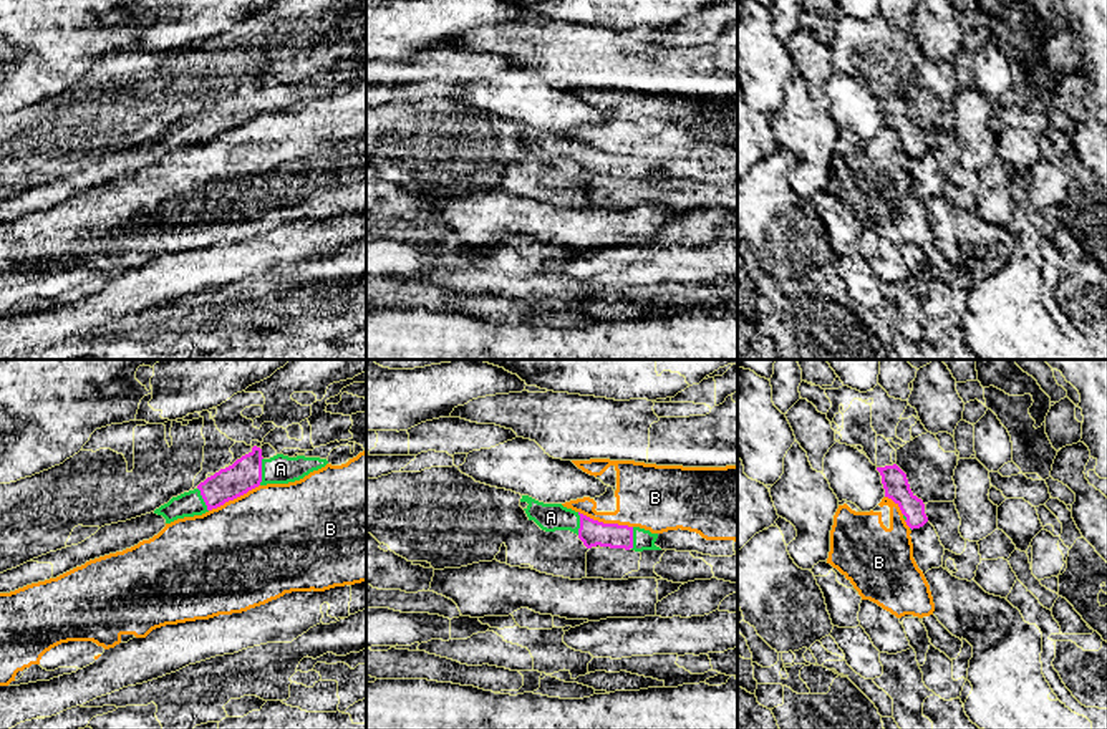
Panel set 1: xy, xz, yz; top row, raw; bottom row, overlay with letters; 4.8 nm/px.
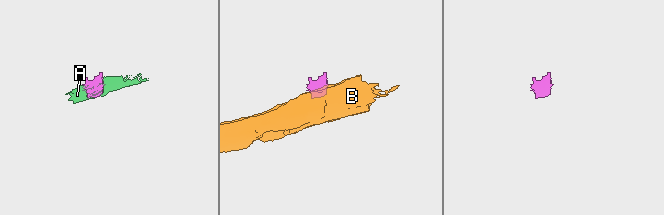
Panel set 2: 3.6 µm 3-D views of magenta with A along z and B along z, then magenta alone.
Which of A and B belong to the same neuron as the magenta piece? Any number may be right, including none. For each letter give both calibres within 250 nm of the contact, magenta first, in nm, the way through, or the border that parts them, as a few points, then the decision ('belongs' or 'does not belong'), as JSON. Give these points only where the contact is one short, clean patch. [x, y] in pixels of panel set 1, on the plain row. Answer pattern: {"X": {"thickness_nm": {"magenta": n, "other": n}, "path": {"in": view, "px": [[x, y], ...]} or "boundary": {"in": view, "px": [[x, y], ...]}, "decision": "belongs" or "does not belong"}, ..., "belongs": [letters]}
{"A": {"thickness_nm": {"magenta": 160, "other": 140}, "path": {"in": "xy", "px": [[244, 103], [261, 100], [280, 98]]}, "decision": "belongs"}, "B": {"thickness_nm": {"magenta": 130, "other": 320}, "boundary": {"in": "xz", "px": [[579, 140], [604, 151], [632, 156]]}, "decision": "does not belong"}, "belongs": ["A"]}

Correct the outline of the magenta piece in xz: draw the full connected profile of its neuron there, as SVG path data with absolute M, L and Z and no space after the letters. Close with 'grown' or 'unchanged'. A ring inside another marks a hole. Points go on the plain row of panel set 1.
M522 124L520 136L529 149L534 149L542 159L570 159L578 164L587 177L610 176L625 179L661 179L655 174L658 162L640 156L618 152L603 152L580 141L563 136L562 133L544 133L529 124Z | grown

